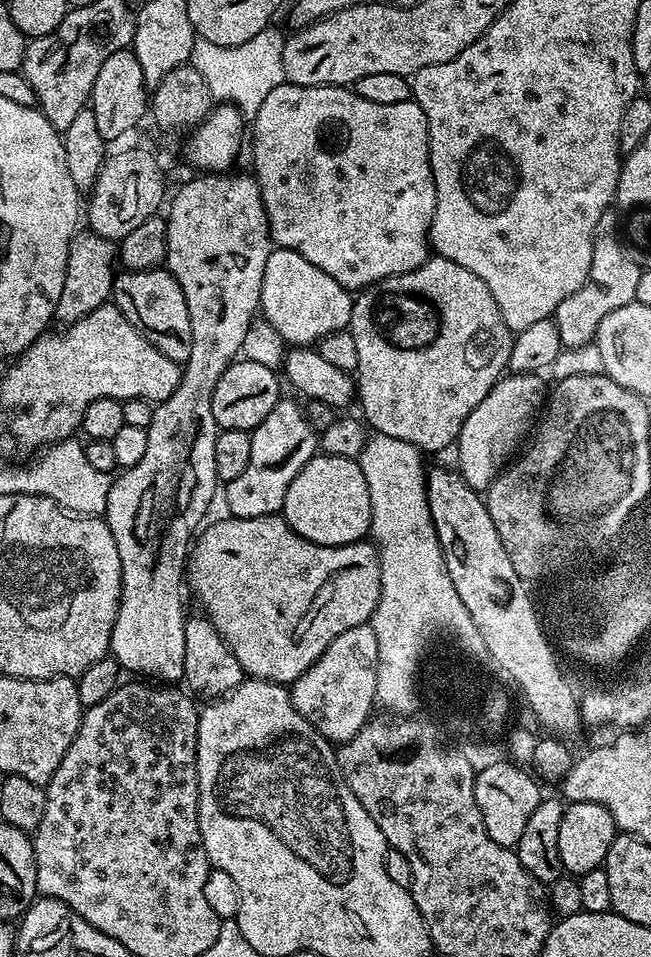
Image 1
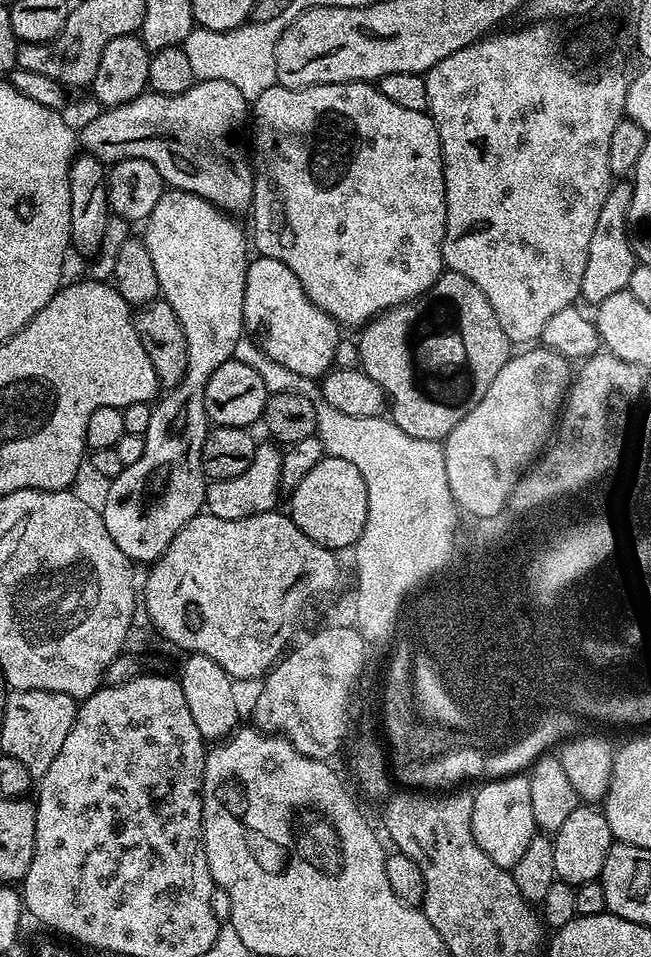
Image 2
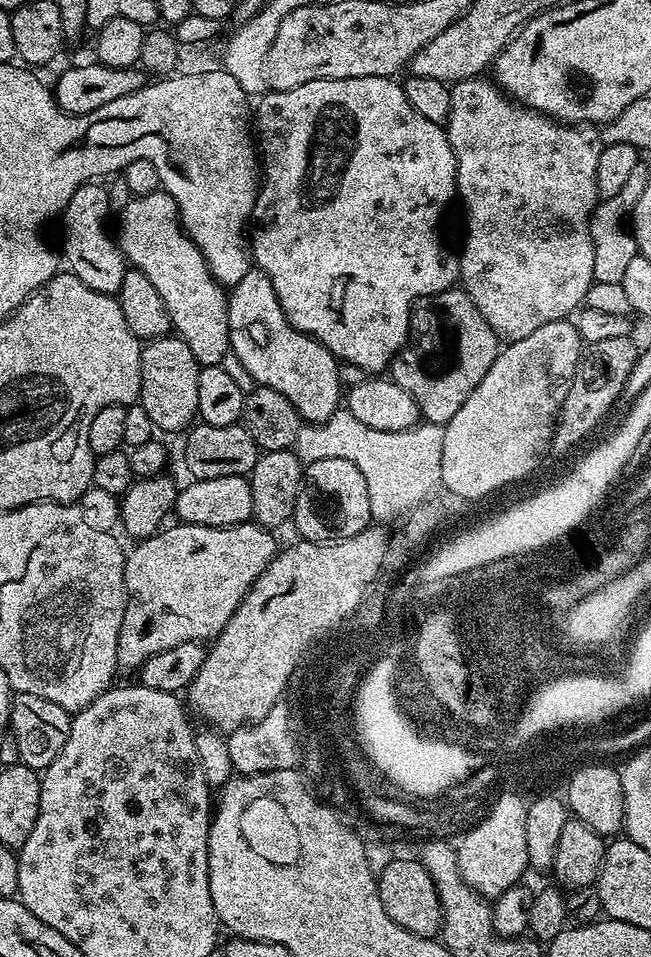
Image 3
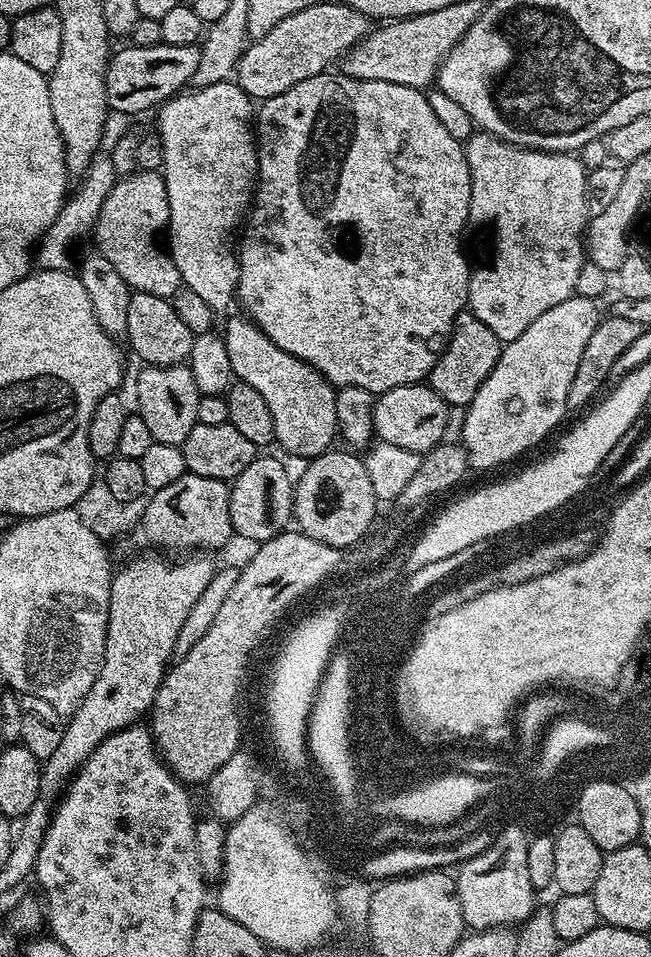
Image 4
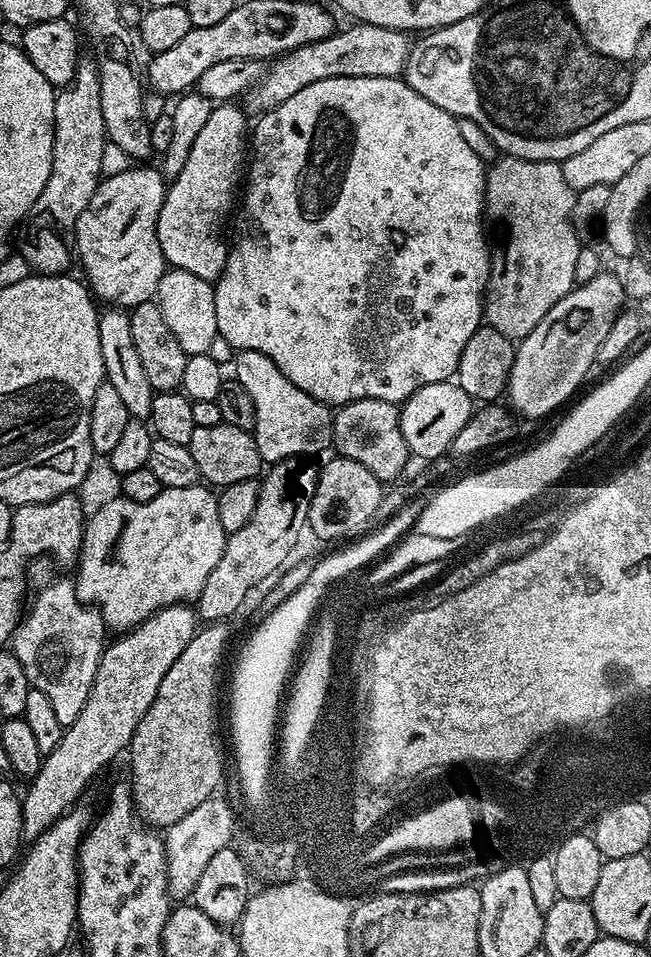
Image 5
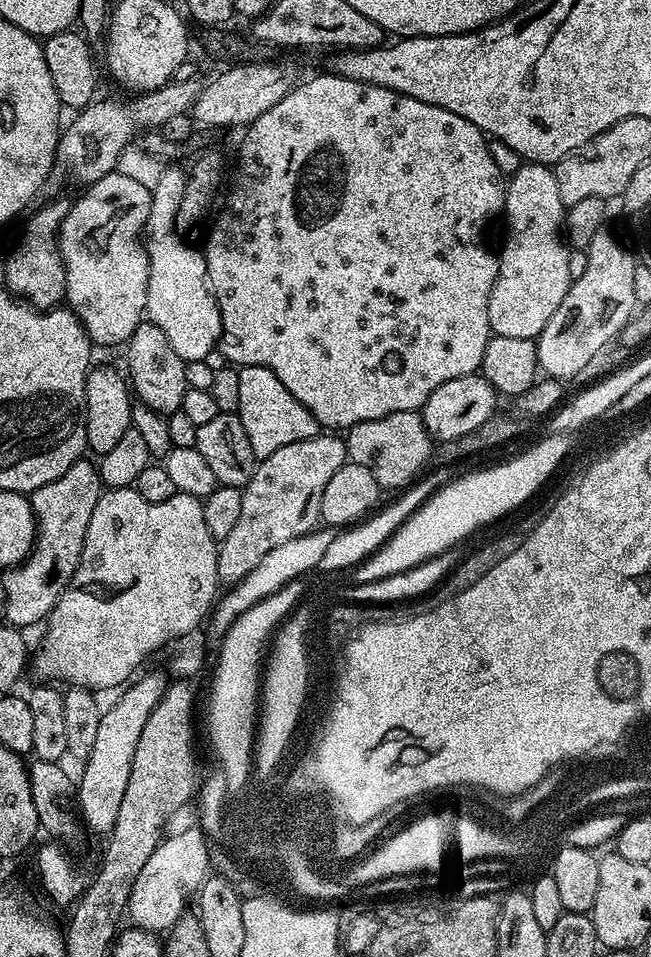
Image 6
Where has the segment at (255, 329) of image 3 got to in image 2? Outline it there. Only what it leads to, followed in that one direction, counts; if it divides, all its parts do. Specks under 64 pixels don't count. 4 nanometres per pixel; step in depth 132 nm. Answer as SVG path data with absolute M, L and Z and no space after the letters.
M257 255L249 259L246 270L246 294L242 302L244 330L276 364L296 376L323 377L333 367L336 347L342 338L341 325L326 314L302 290L302 282L278 258Z

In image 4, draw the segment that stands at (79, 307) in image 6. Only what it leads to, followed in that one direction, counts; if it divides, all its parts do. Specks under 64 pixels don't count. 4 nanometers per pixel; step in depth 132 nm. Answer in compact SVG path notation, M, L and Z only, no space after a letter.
M137 170L119 177L110 194L106 194L106 202L102 202L94 229L95 251L102 253L106 262L110 262L135 291L153 292L169 298L181 291L180 275L162 243L171 209L166 182L160 172Z

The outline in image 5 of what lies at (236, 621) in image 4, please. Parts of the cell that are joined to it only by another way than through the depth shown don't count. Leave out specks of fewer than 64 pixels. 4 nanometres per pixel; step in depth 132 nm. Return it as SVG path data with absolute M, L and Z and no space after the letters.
M212 622L201 627L196 637L178 654L178 662L166 670L162 686L150 710L142 714L138 730L130 745L132 752L132 801L145 824L156 830L167 830L178 818L186 818L190 810L217 795L216 787L224 776L224 752L220 749L220 736L216 733L216 683L220 680L220 663L224 660L224 647L228 644L228 627L224 622Z

